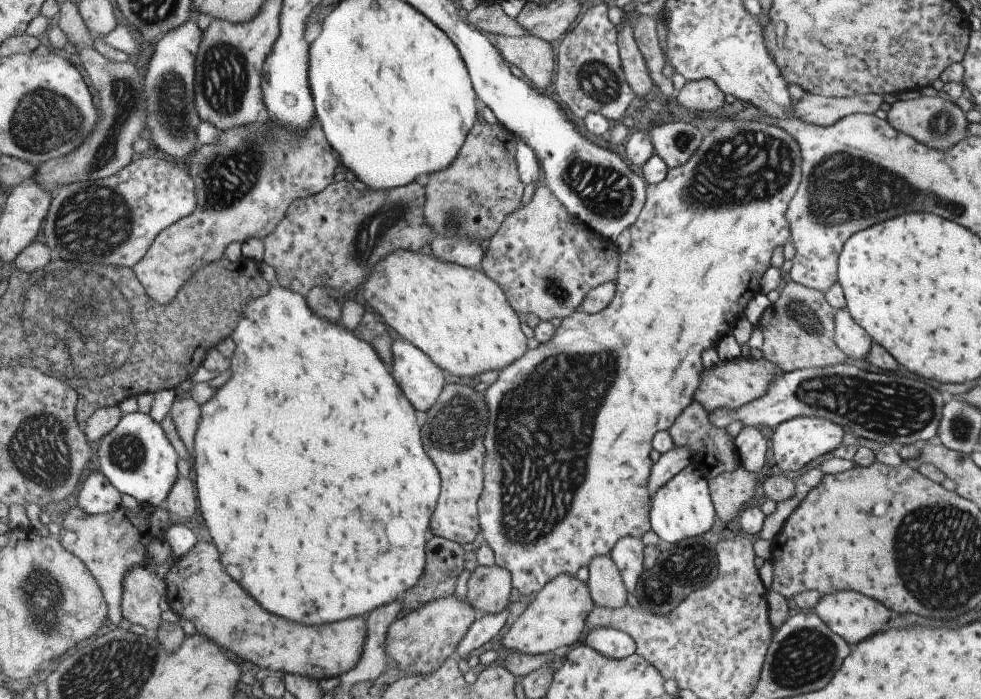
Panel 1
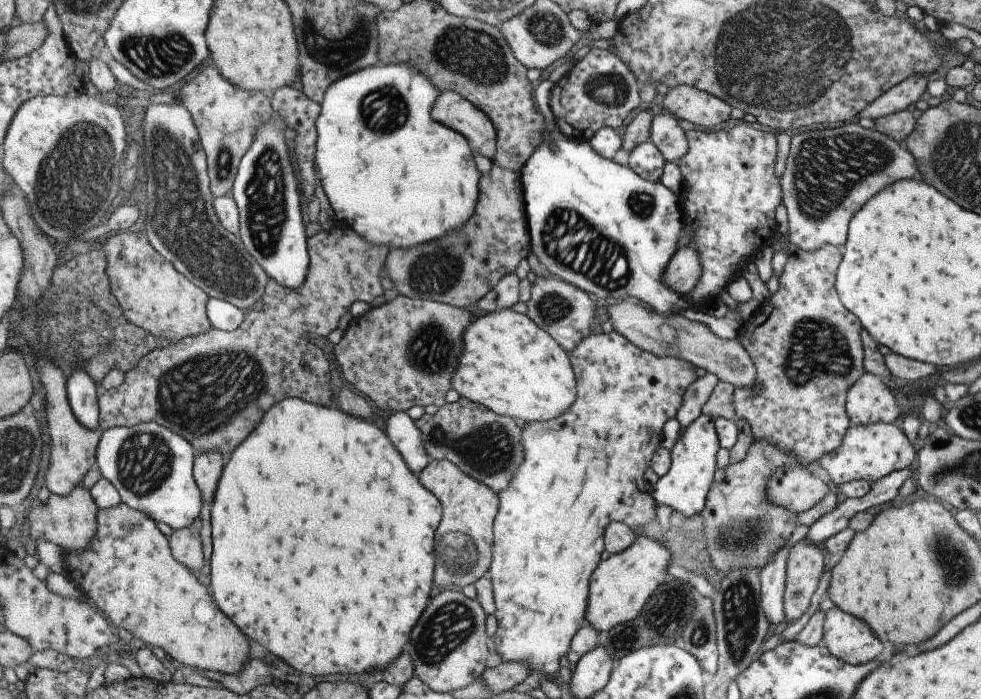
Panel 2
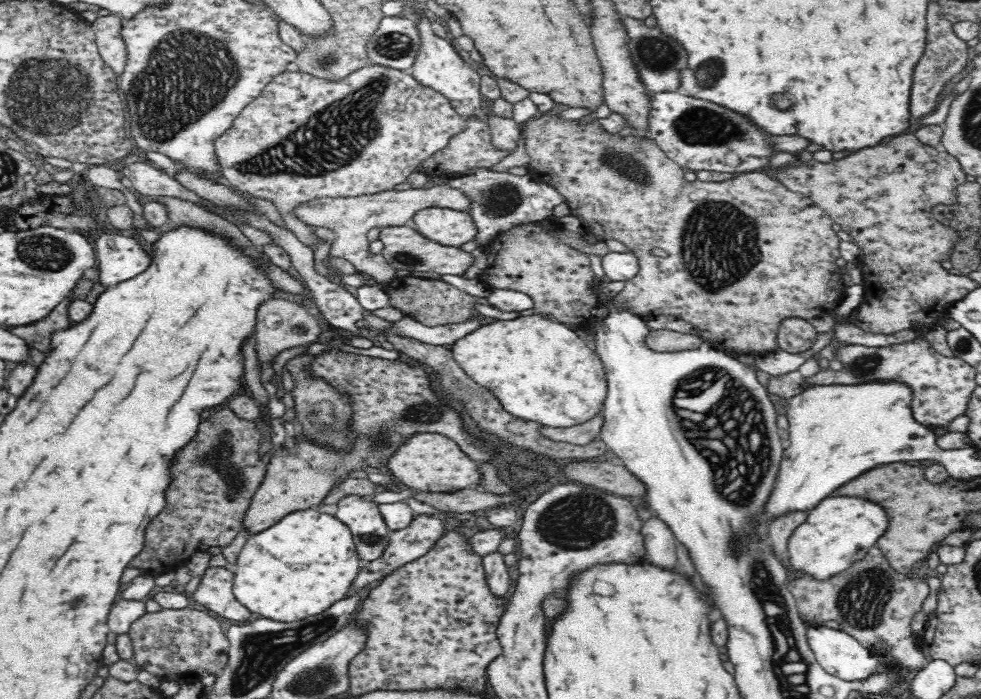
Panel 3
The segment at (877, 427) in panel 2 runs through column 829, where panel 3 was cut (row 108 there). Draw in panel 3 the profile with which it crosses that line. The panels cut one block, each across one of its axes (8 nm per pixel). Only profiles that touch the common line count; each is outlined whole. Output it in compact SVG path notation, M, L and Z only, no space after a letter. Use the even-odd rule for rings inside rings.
M420 14L418 18L418 32L422 38L422 48L418 52L418 58L414 62L414 66L408 70L422 86L440 92L446 100L450 100L450 106L456 110L458 116L462 116L462 120L470 120L476 118L478 108L482 108L482 94L480 94L480 76L468 68L464 64L464 60L458 56L458 52L452 48L450 40L442 40L438 36L434 36L432 28L430 28L430 20Z

